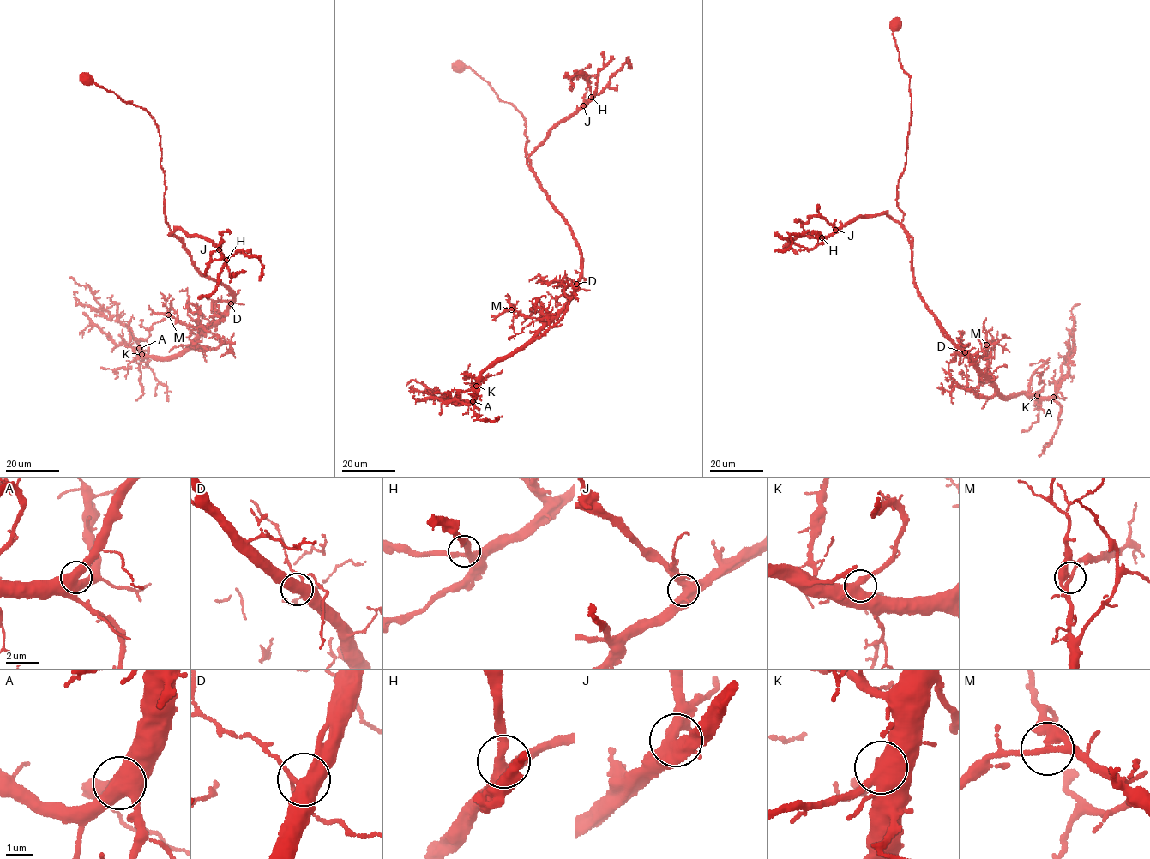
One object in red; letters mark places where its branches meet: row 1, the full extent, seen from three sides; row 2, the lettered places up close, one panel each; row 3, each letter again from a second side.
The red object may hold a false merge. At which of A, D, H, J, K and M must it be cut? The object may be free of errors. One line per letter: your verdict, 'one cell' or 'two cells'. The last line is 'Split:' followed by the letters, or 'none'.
A: one cell
D: one cell
H: one cell
J: one cell
K: one cell
M: one cell
Split: none

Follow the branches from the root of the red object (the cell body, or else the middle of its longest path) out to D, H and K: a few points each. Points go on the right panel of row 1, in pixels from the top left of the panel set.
D: (896, 24), (894, 38), (909, 78), (911, 110), (897, 207), (911, 243), (914, 285), (936, 322), (965, 352)
H: (896, 24), (894, 38), (911, 97), (896, 199), (903, 219), (899, 223), (885, 213), (863, 216), (821, 237)
K: (896, 24), (911, 111), (896, 202), (914, 285), (948, 338), (1001, 395), (1037, 395)

